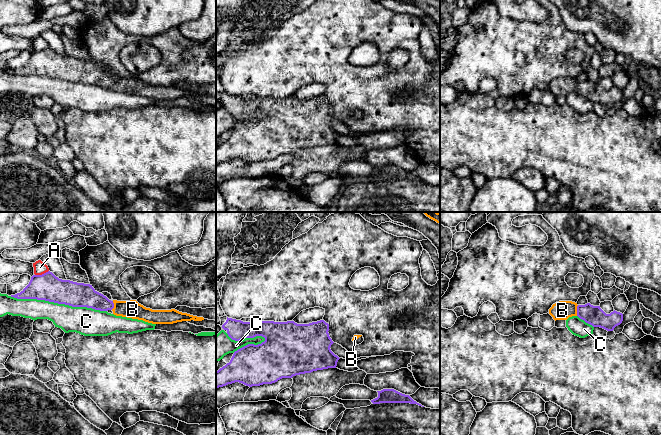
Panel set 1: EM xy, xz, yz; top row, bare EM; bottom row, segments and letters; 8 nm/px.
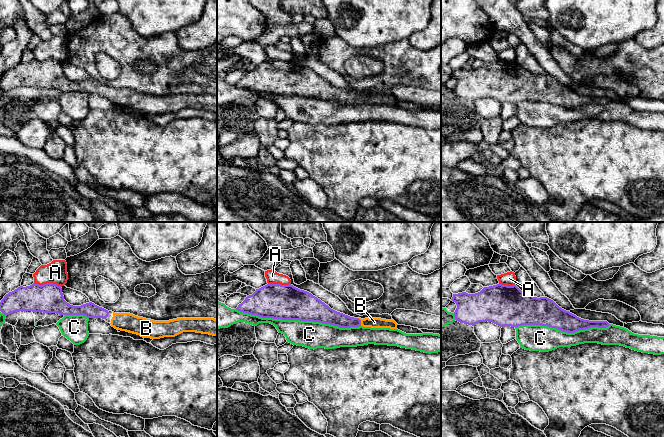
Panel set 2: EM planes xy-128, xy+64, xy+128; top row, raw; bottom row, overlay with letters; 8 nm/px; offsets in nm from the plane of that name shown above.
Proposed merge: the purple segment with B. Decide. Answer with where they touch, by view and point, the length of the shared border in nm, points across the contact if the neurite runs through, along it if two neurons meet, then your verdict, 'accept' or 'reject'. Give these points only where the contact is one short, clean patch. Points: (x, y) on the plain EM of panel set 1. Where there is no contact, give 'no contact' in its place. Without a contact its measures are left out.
contact yz (577, 86); length 90 nm; way yz (594, 91), (577, 86), (562, 86); accept

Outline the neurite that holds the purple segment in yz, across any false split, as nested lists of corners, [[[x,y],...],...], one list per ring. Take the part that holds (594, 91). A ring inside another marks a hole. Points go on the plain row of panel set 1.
[[[572,77],[556,78],[549,85],[549,90],[555,97],[578,92],[593,103],[600,103],[607,107],[613,107],[623,97],[623,90],[615,86],[610,90],[606,90],[600,82],[593,82],[590,79],[578,81]]]

